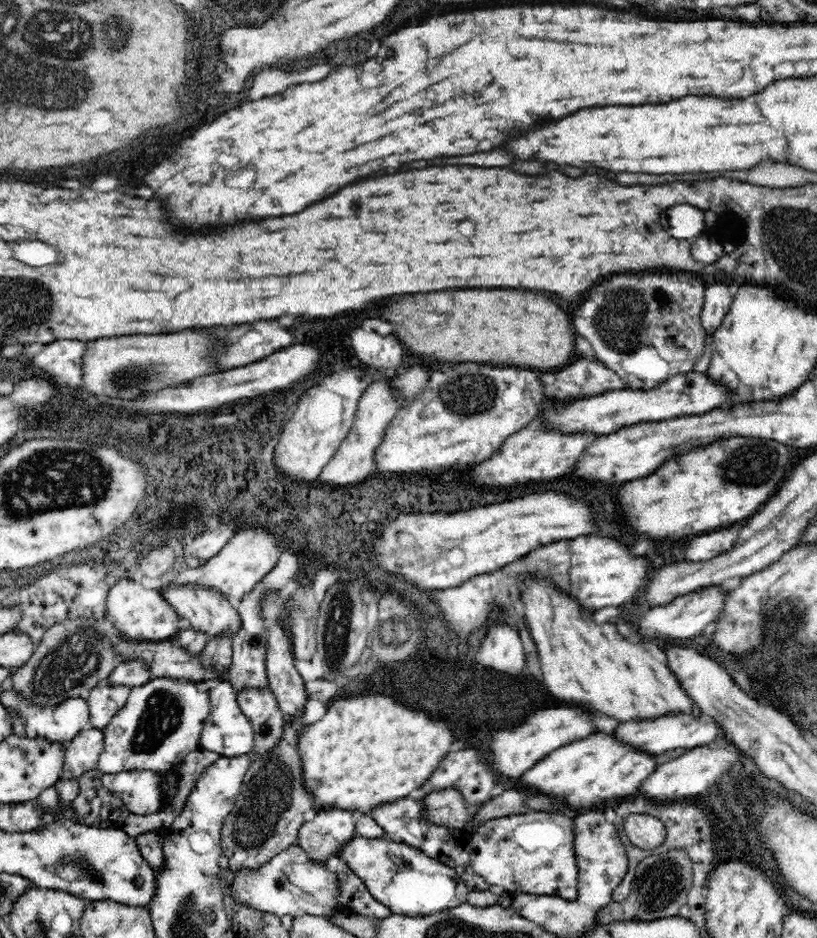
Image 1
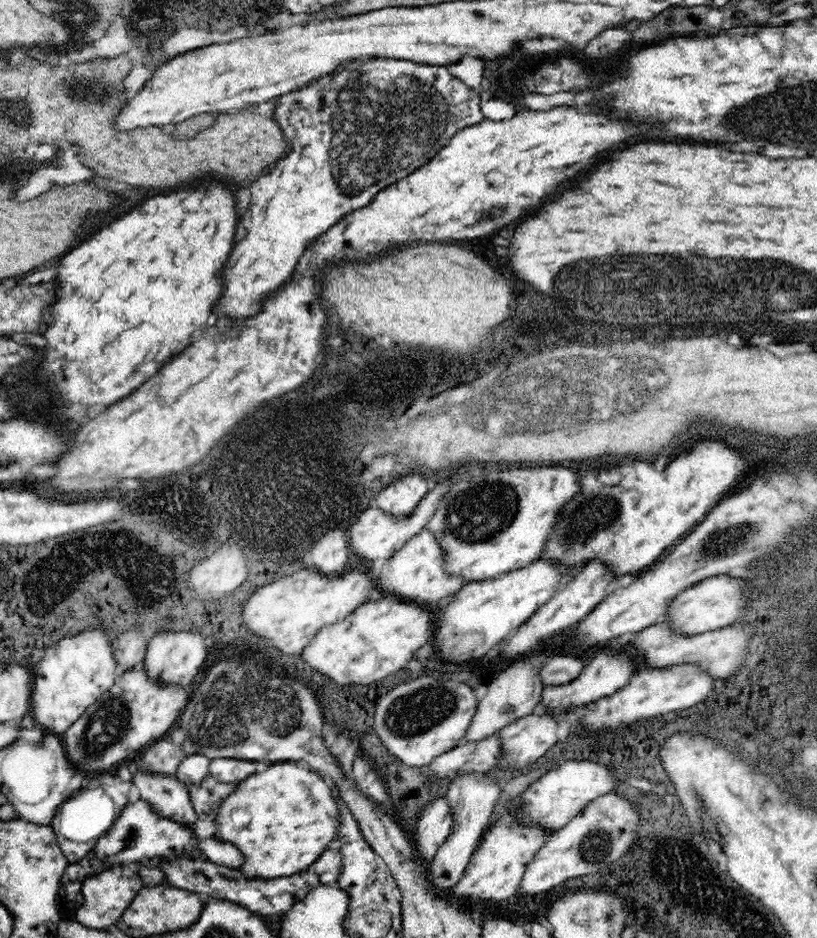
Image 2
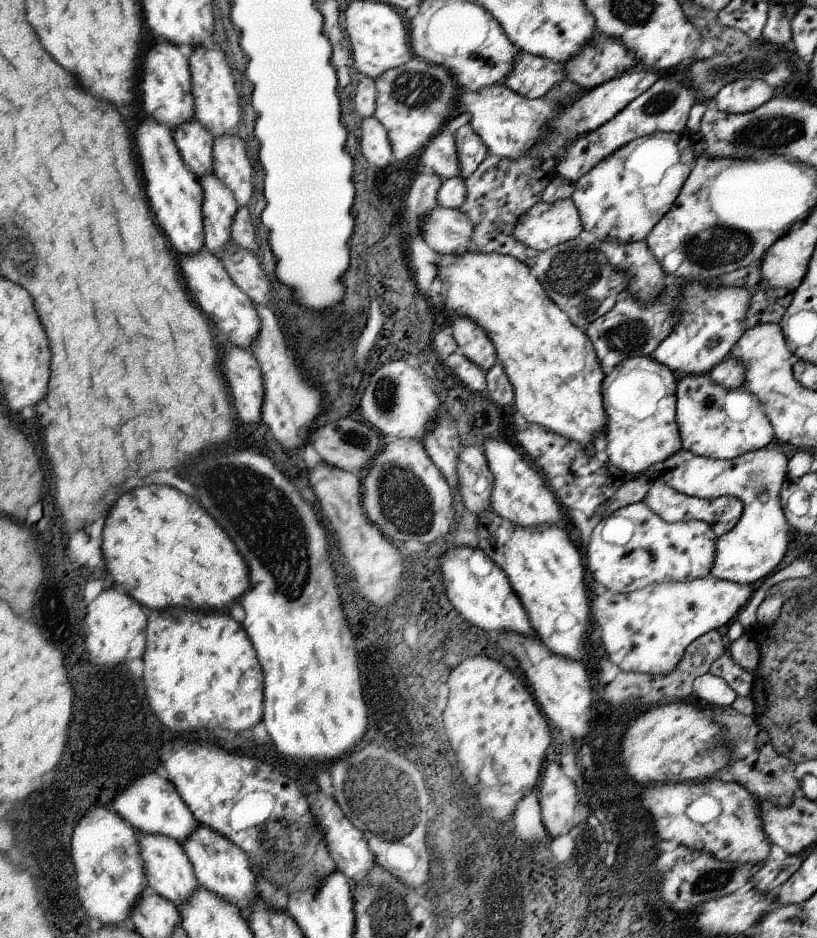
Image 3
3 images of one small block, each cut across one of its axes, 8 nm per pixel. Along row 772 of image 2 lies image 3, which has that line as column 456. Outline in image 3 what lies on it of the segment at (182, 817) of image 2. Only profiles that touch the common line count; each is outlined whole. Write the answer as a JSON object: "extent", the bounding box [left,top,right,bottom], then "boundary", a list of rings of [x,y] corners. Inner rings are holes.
{"extent":[455,120,487,180],"boundary":[[[465,120],[463,126],[455,132],[455,144],[457,144],[457,166],[459,166],[459,178],[467,180],[477,166],[485,160],[487,146],[481,142],[481,138],[471,130],[469,122]]]}

